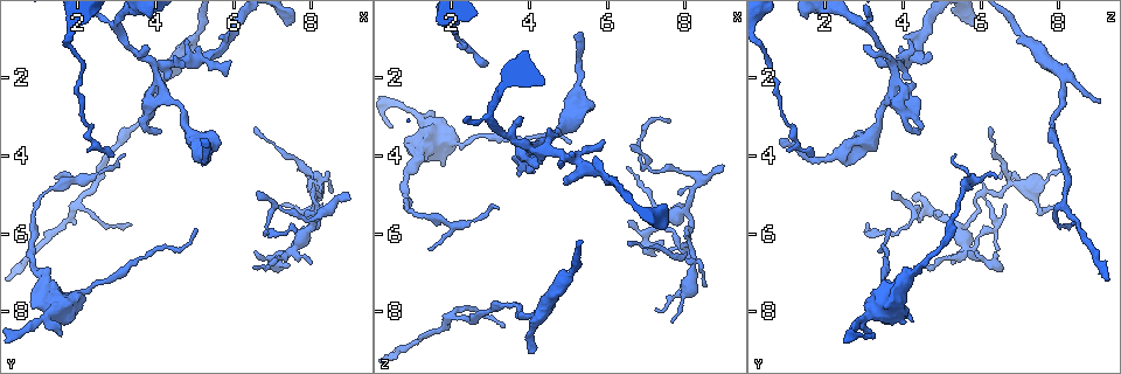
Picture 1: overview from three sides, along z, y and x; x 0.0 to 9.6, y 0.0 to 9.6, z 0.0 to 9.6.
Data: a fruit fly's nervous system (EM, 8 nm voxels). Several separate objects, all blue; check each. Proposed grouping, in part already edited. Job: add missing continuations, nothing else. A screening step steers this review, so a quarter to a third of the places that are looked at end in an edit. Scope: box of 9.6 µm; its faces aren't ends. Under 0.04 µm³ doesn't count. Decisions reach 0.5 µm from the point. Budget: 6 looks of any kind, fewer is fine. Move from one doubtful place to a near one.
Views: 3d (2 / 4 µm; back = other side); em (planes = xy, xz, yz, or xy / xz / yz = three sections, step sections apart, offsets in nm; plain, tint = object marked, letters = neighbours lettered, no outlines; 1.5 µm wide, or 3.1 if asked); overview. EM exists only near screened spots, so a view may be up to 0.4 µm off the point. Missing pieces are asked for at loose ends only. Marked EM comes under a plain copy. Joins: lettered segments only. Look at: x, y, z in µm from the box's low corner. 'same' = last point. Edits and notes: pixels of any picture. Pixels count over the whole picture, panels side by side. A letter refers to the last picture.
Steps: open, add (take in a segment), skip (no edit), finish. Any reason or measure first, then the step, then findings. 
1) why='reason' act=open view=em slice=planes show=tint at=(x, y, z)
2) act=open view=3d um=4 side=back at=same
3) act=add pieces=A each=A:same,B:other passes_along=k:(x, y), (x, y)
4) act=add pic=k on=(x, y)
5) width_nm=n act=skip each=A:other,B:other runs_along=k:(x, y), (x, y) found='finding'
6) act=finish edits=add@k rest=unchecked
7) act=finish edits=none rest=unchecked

why='an open end' act=open view=3d um=2 at=(4.75, 1.00, 4.10)

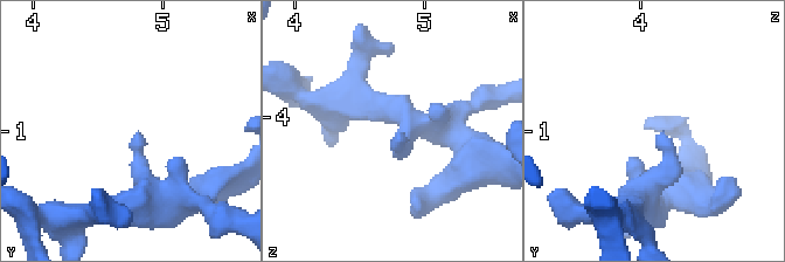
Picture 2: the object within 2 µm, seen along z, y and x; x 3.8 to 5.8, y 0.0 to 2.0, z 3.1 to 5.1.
why='now the EM' act=open view=em slice=planes show=letters at=(4.76, 1.02, 4.16)

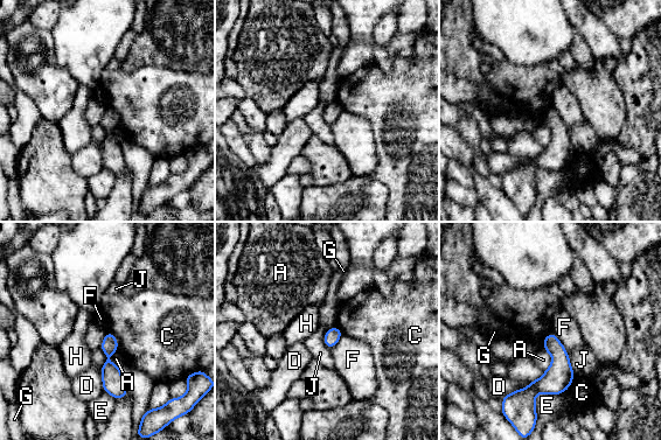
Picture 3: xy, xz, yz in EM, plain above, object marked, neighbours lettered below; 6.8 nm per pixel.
longest_contact=E:260nm act=skip each=A:other,C:other,D:other,E:other,F:other,G:other,H:other,J:other found='none of them fits'

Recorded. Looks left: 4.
why='thin end' act=open view=em slice=yz step=8 show=letters at=(7.55, 5.70, 3.10)

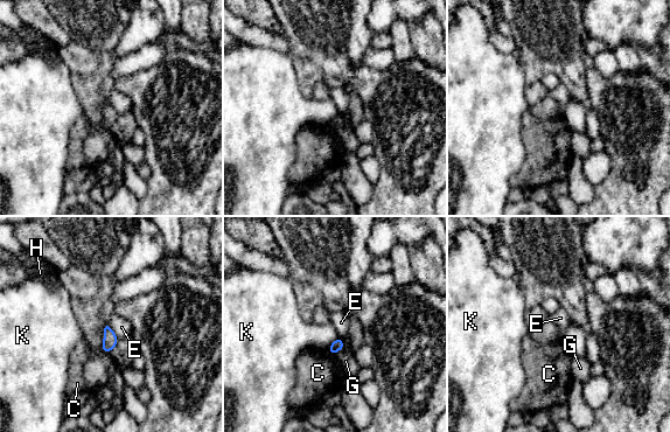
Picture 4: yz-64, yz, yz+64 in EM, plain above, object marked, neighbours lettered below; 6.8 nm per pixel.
act=skip each=C:other,E:other,G:other,H:other,K:other border=4:(106, 322), (118, 339) found='no lettered segment goes on from it'

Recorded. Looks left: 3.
why='long arm stops here' act=open view=em slice=planes show=letters at=(5.35, 3.70, 0.80)

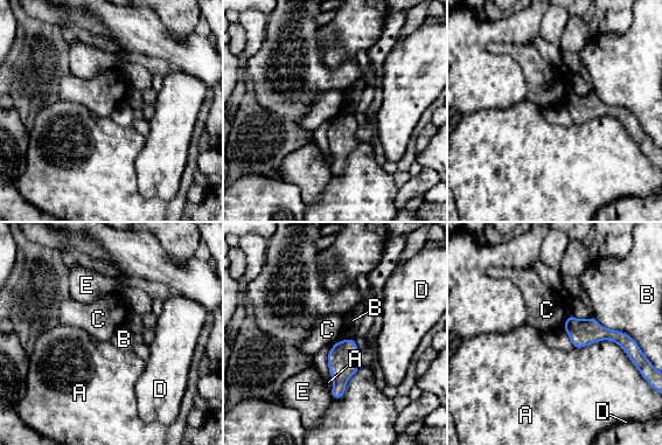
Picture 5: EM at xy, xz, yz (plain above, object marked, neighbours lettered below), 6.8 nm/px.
act=skip each=A:other,B:other,C:other,D:other,E:other border=5:(353, 338), (332, 347), (329, 376) found='no lettered segment goes on from it'

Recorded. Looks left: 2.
act=finish edits=none rest=unchecked

